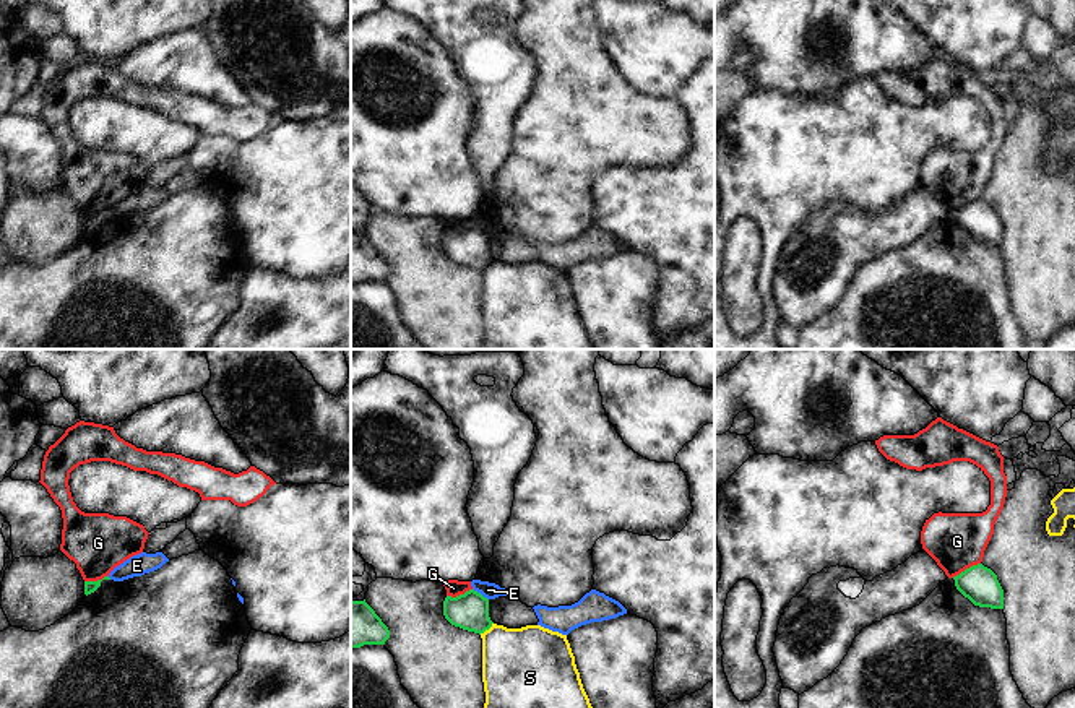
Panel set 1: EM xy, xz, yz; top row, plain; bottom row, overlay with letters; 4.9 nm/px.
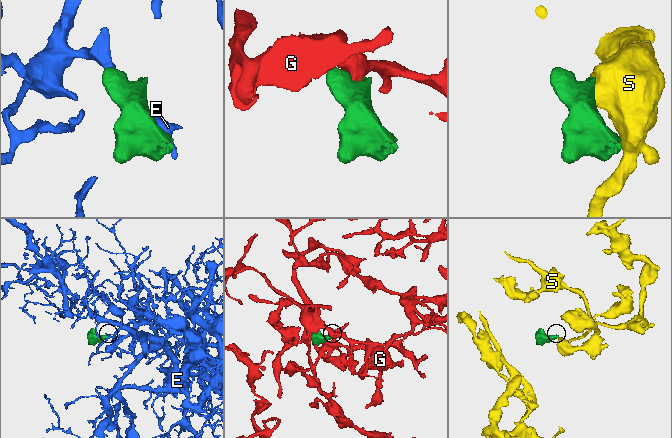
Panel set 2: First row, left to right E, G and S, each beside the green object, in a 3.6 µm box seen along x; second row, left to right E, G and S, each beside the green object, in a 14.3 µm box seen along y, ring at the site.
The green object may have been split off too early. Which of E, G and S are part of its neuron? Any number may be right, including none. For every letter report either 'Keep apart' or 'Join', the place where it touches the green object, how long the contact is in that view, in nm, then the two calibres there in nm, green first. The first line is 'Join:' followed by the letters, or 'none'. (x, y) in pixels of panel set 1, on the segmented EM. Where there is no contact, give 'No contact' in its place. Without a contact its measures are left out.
Join: none
E: Keep apart. Touches green at xz (479, 593). Shared border 100 nm. Thickness 190 nm (green) against 80 nm
G: Keep apart. Touches green at yz (967, 569). Shared border 160 nm. Thickness 180 nm (green) against 280 nm
S: Keep apart. Touches green at xz (486, 629). Shared border 90 nm. Thickness 190 nm (green) against 380 nm

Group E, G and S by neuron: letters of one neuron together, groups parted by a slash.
E / G / S

